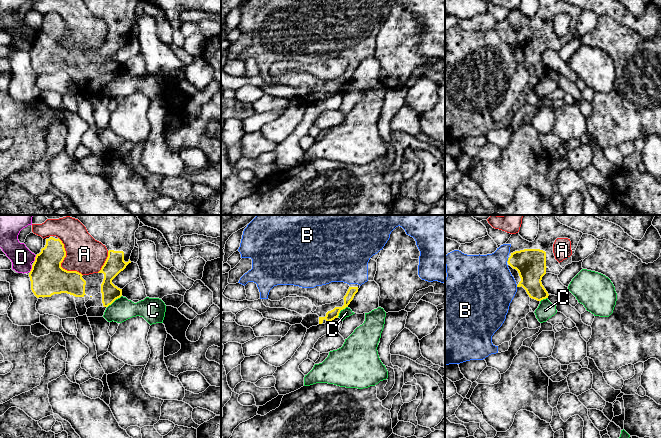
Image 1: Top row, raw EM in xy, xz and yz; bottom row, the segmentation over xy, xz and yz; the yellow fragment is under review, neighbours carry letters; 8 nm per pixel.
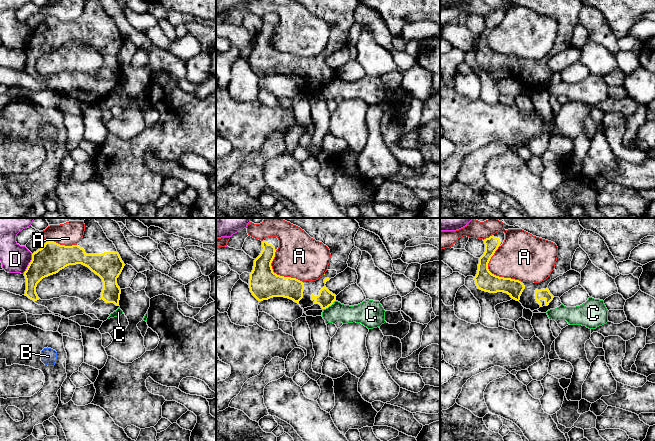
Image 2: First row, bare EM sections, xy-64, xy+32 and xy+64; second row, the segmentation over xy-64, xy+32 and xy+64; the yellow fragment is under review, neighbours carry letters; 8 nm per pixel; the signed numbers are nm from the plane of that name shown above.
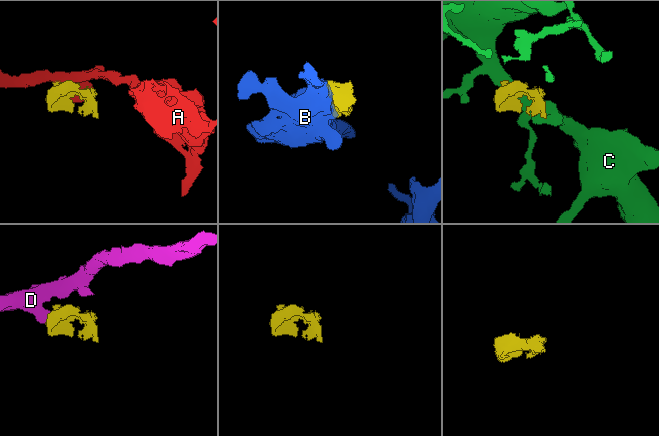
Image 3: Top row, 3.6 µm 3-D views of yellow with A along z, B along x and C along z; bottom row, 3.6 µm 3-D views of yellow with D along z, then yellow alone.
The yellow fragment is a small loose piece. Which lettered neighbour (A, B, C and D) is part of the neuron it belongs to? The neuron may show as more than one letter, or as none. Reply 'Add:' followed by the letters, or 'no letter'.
Add: B

